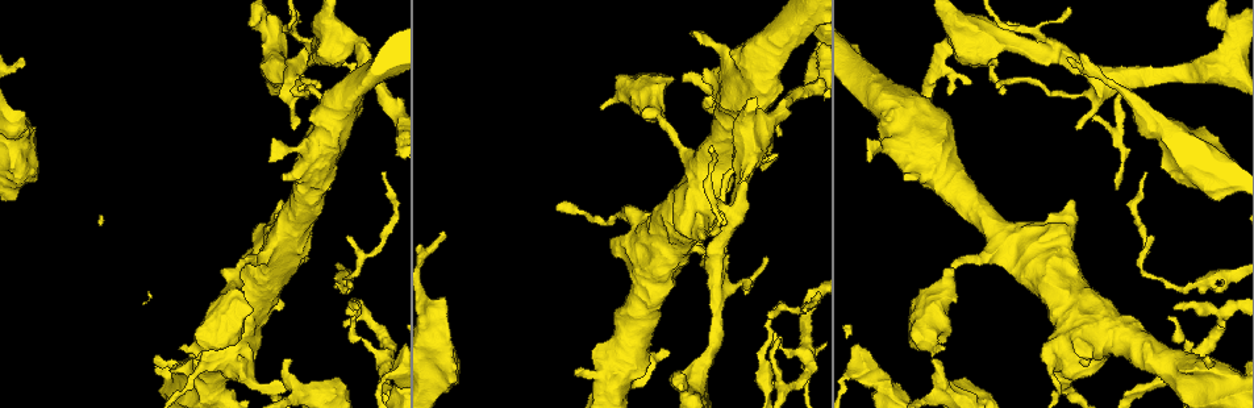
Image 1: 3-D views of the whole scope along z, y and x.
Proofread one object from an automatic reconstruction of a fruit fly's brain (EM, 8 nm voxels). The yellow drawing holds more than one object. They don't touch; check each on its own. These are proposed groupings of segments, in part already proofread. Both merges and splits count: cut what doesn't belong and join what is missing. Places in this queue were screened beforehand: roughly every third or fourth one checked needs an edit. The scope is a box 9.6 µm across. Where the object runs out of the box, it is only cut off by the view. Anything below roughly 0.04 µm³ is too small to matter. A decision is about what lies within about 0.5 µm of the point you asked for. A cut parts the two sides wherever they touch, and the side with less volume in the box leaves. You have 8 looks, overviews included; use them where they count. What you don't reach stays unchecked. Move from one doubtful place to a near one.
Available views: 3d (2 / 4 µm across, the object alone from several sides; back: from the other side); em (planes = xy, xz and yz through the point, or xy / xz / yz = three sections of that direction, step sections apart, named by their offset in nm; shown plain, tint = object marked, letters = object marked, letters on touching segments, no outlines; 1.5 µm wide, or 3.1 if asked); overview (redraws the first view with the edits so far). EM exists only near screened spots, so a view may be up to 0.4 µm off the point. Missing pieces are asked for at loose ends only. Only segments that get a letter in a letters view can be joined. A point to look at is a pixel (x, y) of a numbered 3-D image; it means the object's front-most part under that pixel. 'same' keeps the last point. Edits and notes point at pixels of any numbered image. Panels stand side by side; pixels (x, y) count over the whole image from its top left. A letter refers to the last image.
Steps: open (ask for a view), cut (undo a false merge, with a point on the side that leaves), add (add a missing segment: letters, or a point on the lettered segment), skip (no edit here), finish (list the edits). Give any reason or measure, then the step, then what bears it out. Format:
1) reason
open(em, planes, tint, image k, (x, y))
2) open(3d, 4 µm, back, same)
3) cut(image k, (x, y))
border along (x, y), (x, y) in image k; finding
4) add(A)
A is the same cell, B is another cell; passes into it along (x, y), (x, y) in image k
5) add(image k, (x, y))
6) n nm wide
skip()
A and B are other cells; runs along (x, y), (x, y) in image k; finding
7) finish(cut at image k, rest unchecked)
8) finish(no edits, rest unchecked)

branch stops here
open(em, yz, step 8, letters, image 1, (1078, 127))

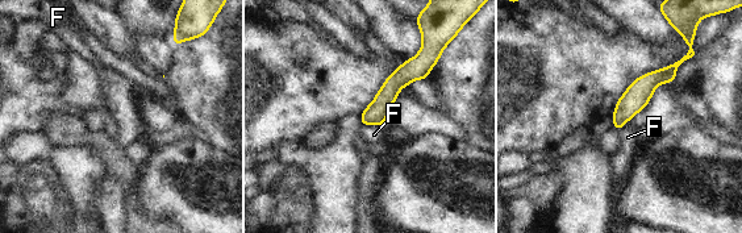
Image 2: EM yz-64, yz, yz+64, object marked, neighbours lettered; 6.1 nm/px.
open(em, planes, letters, same)

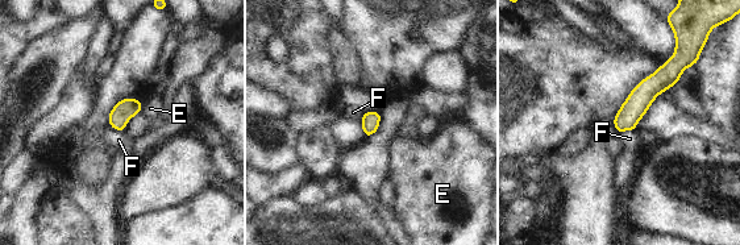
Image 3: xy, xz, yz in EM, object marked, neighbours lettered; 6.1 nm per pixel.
skip()
E and F are other cells; border along (635, 128), (616, 133) in image 3; none of them fits

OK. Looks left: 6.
free end
open(em, xz, step 4, letters, image 1, (782, 134))

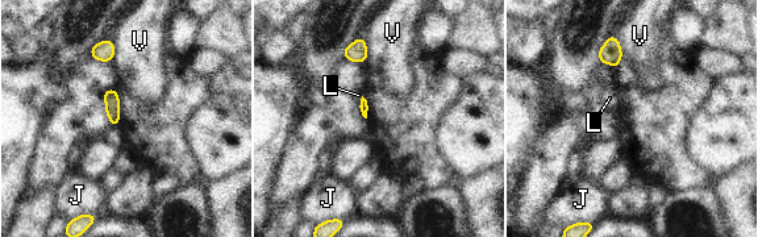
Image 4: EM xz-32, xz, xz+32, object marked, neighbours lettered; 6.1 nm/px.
open(em, planes, letters, same)

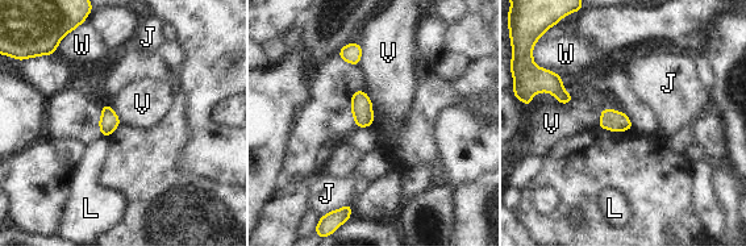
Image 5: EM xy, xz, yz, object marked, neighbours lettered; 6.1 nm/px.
120 nm wide
skip()
J, L, V and W are other cells; border along (621, 111), (604, 108), (597, 126) in image 5; none of them fits

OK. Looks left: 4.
open(em, planes, letters, image 1, (941, 345))

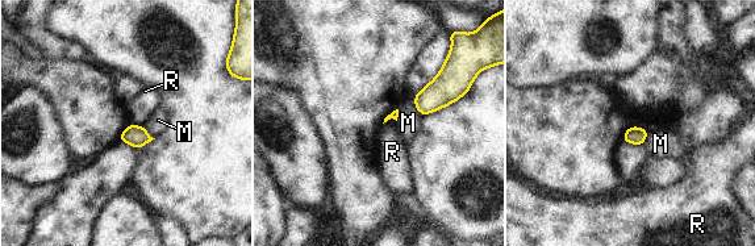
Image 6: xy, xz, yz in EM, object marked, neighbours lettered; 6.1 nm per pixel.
skip()
M and R are other cells; border along (130, 122), (142, 126) in image 6; no lettered segment goes on from it

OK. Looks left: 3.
finish(no edits, rest unchecked)

